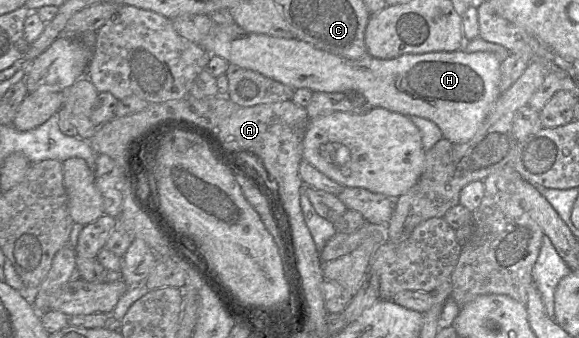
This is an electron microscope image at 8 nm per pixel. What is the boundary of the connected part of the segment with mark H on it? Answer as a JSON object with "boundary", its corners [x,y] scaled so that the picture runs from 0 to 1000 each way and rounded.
{"boundary":[[[406,68],[394,77],[371,71],[347,121],[347,139],[363,163],[389,175],[396,189],[440,210],[509,266],[530,260],[541,272],[618,272],[644,317],[658,317],[705,346],[722,343],[750,361],[762,382],[767,408],[782,423],[803,423],[817,408],[865,278],[862,234],[867,178],[848,154],[807,157],[801,148],[789,148],[701,160],[680,175],[651,175],[634,163],[618,178],[604,178],[546,145],[511,112],[491,115],[428,98]]]}

